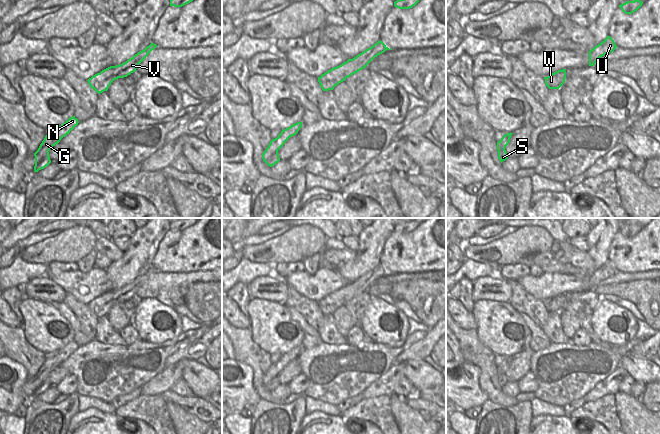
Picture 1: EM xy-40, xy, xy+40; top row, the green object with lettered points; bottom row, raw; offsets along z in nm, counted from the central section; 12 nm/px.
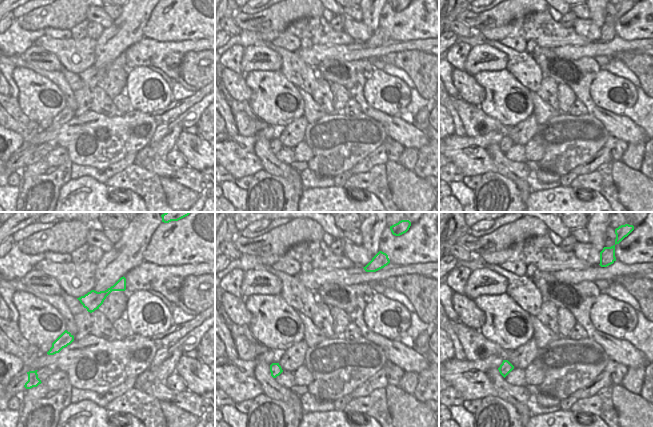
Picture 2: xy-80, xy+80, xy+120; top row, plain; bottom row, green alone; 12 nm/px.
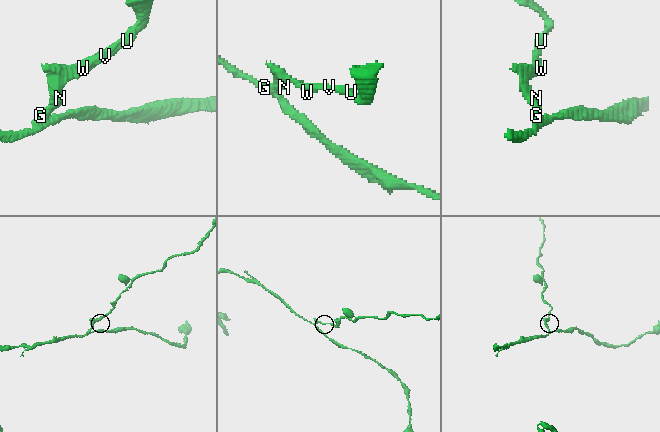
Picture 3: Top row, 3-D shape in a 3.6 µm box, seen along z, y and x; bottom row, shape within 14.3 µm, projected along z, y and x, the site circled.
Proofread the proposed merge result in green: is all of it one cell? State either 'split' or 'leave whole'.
split

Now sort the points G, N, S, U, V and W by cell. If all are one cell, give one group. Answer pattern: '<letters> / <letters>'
G N U V W / S

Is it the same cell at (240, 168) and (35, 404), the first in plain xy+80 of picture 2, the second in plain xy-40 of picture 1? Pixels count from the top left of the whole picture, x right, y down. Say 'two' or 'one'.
two

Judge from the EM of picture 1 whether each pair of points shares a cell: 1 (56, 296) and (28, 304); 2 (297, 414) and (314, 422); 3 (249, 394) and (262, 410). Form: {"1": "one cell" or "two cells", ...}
{"1": "two cells", "2": "two cells", "3": "two cells"}

